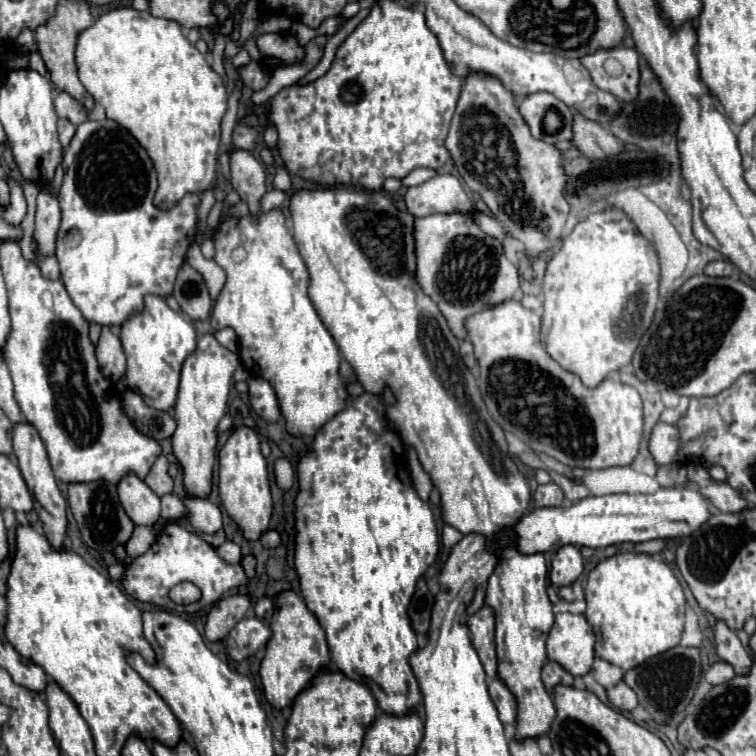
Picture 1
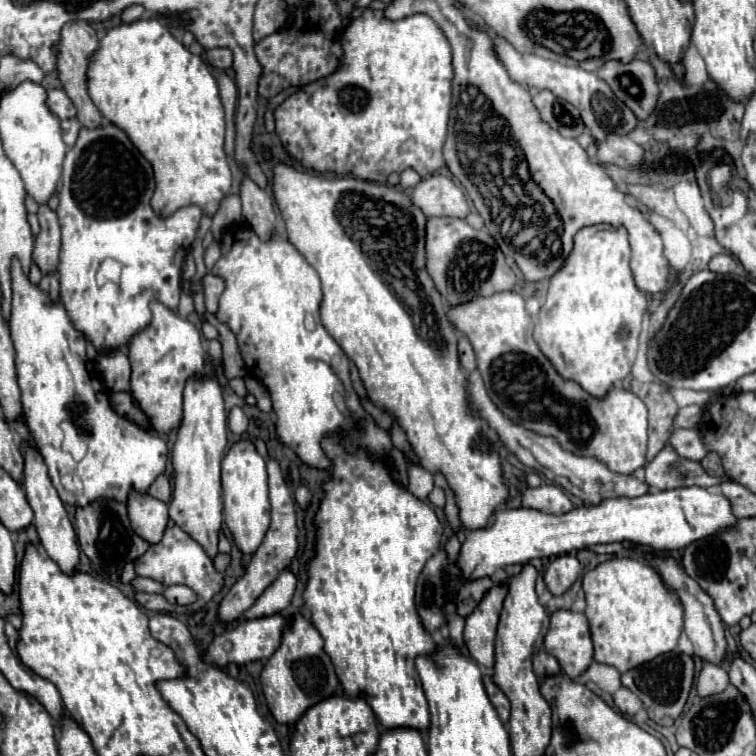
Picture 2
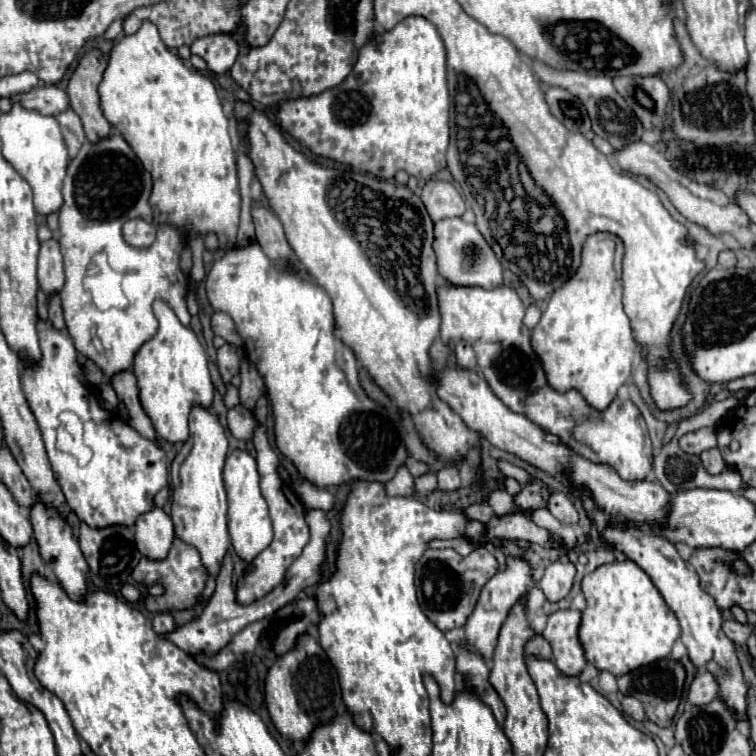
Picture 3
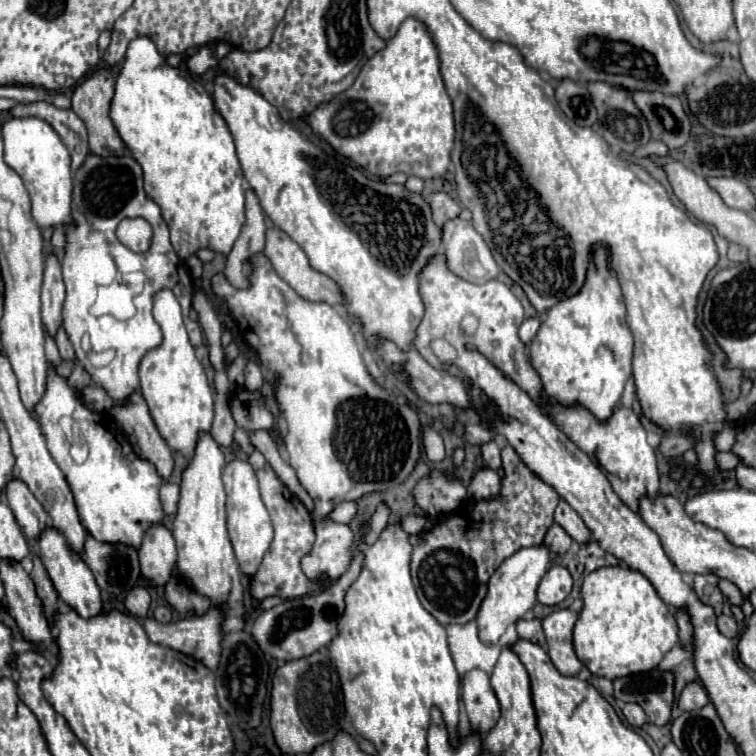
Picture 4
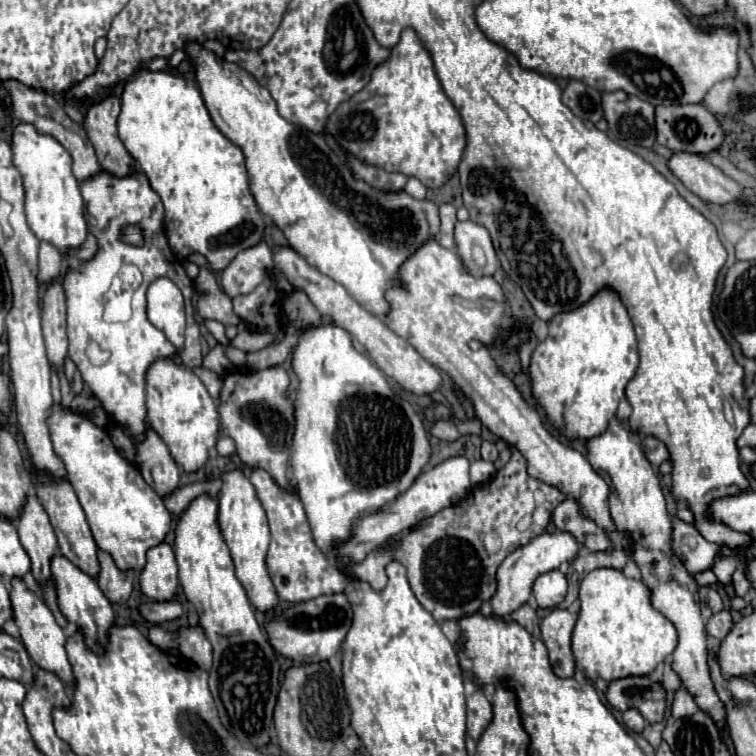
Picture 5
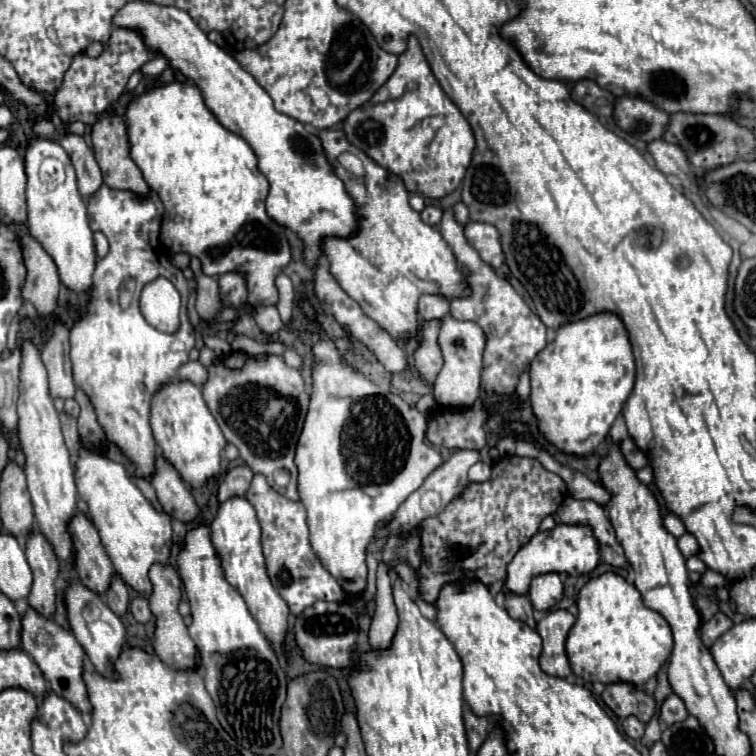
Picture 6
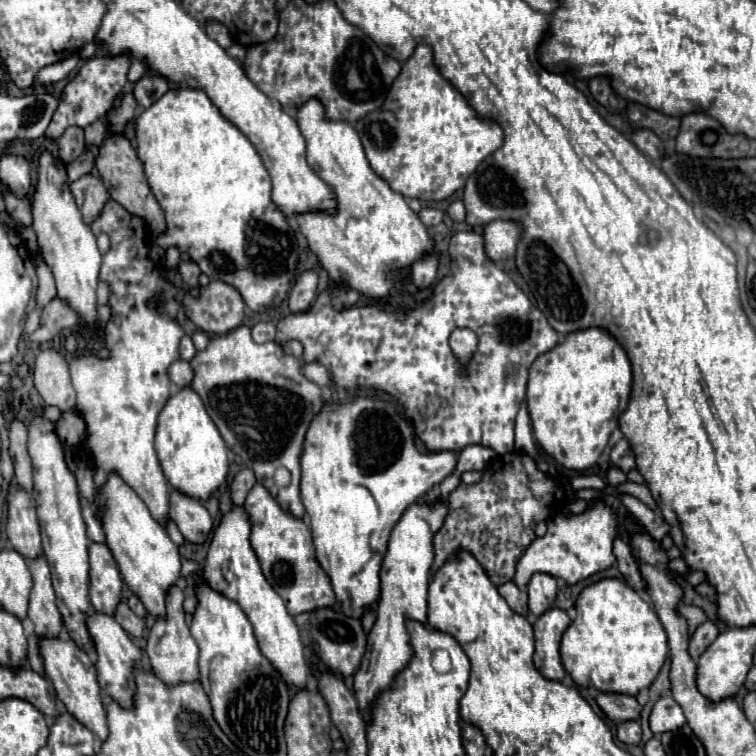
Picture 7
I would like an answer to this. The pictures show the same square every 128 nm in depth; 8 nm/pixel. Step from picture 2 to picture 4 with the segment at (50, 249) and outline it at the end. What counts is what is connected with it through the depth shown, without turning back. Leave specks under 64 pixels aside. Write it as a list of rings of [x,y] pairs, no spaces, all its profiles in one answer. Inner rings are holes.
[[[50,254],[44,264],[44,282],[42,282],[42,322],[48,328],[48,334],[54,336],[56,328],[62,324],[62,304],[64,304],[64,282],[60,260],[56,254]]]

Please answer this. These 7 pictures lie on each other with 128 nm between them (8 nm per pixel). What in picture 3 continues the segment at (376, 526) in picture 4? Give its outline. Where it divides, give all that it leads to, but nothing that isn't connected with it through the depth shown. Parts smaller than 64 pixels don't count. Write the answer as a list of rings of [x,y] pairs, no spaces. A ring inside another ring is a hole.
[[[400,466],[396,476],[386,484],[388,496],[410,496],[414,488],[414,478],[406,466]]]

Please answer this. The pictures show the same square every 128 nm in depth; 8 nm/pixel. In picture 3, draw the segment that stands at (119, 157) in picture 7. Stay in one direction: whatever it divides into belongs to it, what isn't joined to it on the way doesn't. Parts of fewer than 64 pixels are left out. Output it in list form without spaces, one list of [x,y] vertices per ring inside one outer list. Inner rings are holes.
[[[90,48],[78,62],[68,80],[70,108],[80,116],[88,140],[100,140],[110,134],[110,124],[100,110],[98,84],[106,68],[106,56],[98,48]]]

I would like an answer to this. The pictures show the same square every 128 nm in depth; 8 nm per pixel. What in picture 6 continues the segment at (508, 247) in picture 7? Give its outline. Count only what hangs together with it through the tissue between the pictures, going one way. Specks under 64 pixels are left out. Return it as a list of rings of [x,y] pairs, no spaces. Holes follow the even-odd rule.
[[[468,222],[464,226],[464,236],[466,236],[468,244],[478,250],[480,258],[488,266],[500,268],[504,264],[504,254],[502,254],[502,246],[500,246],[500,234],[496,232],[496,228],[492,228],[492,224]]]

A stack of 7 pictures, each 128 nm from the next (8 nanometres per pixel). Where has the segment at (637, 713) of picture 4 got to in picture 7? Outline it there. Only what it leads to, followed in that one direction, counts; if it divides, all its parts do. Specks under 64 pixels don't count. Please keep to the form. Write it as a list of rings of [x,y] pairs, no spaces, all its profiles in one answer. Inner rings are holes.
[[[630,720],[630,722],[622,722],[618,724],[618,730],[616,730],[616,736],[618,740],[622,740],[624,744],[638,744],[640,742],[640,724]]]

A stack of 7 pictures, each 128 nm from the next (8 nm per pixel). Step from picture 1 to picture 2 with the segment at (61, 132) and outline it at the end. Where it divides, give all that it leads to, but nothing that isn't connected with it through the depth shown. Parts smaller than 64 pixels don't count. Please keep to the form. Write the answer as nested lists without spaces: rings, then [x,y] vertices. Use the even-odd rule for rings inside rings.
[[[76,118],[62,122],[62,138],[64,138],[64,144],[66,144],[68,148],[72,148],[72,144],[76,142],[76,136],[78,136],[78,130],[80,130],[80,128],[82,128],[82,126],[80,126],[80,122],[78,122]]]

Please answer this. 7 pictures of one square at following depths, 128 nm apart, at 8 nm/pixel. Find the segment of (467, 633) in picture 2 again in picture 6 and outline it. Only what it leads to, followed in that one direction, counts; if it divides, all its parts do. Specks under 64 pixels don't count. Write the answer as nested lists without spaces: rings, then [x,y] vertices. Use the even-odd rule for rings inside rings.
[[[558,524],[550,532],[538,532],[520,552],[512,558],[512,562],[506,568],[506,582],[504,588],[508,592],[516,592],[518,596],[528,592],[530,580],[534,576],[546,574],[546,572],[566,572],[570,576],[588,574],[596,568],[600,560],[598,554],[598,542],[592,536],[592,530],[588,526],[570,526],[570,524]]]

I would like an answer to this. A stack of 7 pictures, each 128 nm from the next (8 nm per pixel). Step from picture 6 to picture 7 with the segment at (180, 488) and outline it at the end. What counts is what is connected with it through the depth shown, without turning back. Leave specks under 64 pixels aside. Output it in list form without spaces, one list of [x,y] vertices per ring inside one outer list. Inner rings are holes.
[[[170,490],[170,518],[188,542],[204,542],[212,530],[212,518],[204,504],[178,490]]]

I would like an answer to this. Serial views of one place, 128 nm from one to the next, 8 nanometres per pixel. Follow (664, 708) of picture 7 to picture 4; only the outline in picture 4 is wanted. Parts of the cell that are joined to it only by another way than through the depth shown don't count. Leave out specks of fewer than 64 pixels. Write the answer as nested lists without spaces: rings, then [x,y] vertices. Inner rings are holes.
[[[690,682],[690,684],[682,690],[678,706],[680,706],[682,710],[692,710],[692,708],[702,708],[702,706],[708,704],[708,702],[710,702],[710,696],[708,696],[708,692],[704,690],[704,686],[702,686],[700,682]]]

